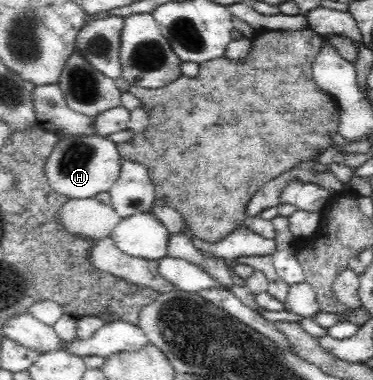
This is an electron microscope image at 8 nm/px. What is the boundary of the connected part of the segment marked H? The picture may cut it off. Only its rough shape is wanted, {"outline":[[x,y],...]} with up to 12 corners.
{"outline":[[105,136],[60,137],[45,163],[68,199],[108,192],[121,157]]}

